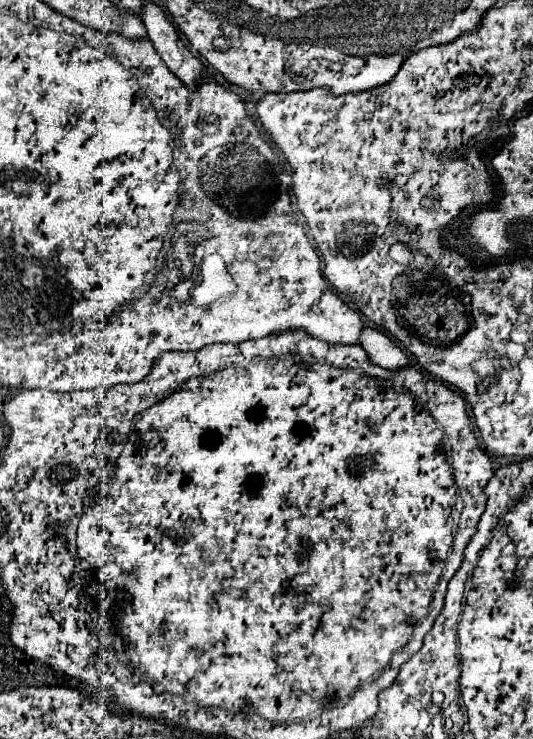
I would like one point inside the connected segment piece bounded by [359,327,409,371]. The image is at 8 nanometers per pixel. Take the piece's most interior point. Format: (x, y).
(381, 351)

